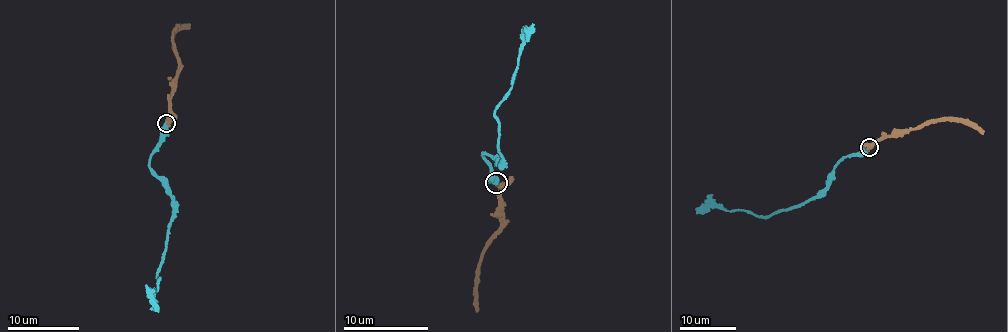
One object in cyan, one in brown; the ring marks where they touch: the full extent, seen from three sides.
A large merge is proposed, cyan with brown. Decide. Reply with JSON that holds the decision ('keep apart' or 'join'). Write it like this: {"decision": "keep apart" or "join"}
{"decision": "join"}

